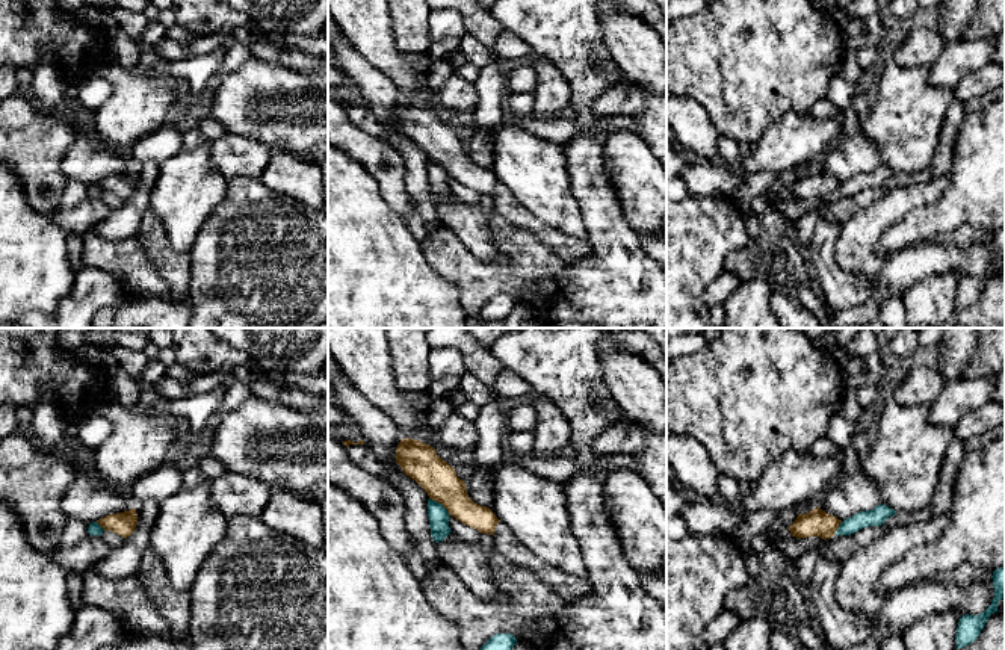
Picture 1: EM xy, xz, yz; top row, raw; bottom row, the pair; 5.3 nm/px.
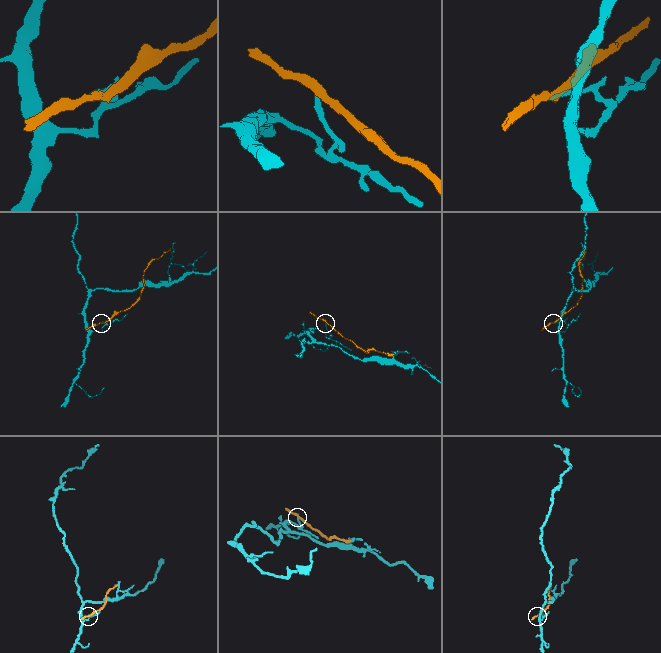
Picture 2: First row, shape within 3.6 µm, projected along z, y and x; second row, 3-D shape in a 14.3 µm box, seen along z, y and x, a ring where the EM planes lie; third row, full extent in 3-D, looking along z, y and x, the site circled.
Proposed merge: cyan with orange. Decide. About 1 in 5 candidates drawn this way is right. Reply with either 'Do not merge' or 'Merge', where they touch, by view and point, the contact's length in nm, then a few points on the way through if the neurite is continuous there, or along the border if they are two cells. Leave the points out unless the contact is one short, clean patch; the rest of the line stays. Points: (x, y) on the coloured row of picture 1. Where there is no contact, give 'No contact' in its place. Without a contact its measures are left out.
Do not merge. Touches cyan at xz (440, 504). Shared border 140 nm. Boundary: xz (429, 498), (437, 501), (449, 514)

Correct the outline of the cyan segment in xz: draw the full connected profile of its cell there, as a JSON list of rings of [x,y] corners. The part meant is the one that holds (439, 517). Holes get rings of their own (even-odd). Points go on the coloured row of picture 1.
[[[429,499],[428,500],[428,517],[429,517],[429,528],[435,543],[443,541],[452,531],[449,528],[449,512],[447,509]]]

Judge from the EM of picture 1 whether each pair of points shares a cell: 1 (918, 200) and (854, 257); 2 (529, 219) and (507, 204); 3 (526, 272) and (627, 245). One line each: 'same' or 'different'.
1: same
2: same
3: same

